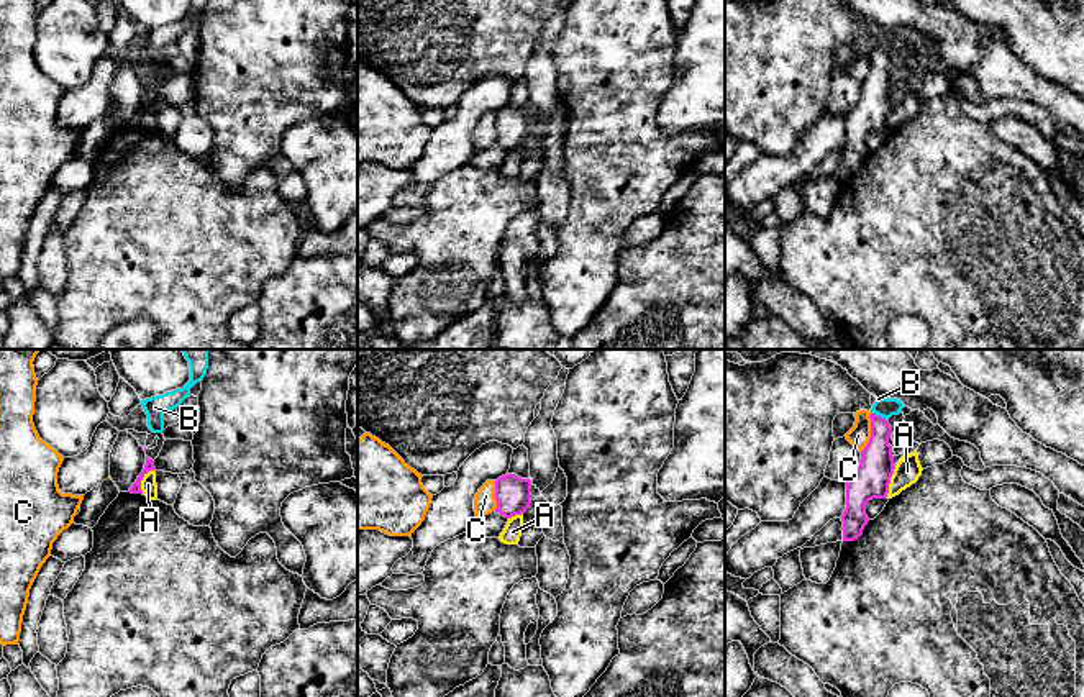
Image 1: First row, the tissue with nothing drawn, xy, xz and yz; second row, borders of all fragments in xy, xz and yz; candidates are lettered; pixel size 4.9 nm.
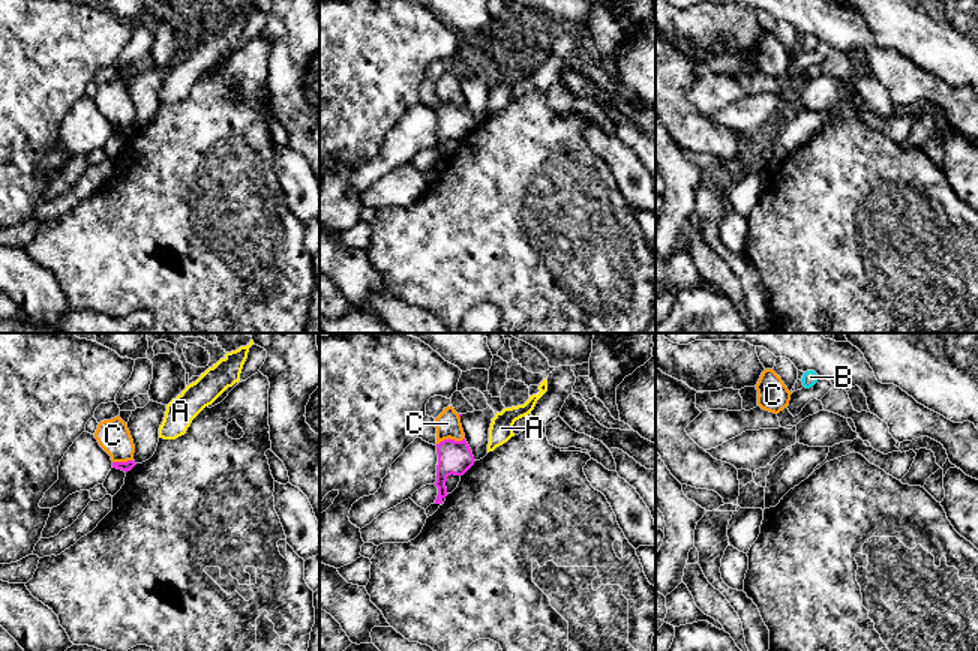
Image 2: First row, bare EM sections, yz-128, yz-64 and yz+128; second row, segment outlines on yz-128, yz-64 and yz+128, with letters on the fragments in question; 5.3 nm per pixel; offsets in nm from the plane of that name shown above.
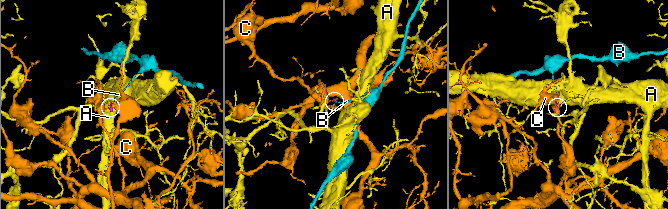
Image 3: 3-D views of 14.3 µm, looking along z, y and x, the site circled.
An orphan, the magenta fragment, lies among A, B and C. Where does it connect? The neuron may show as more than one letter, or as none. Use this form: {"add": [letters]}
{"add": ["B"]}

